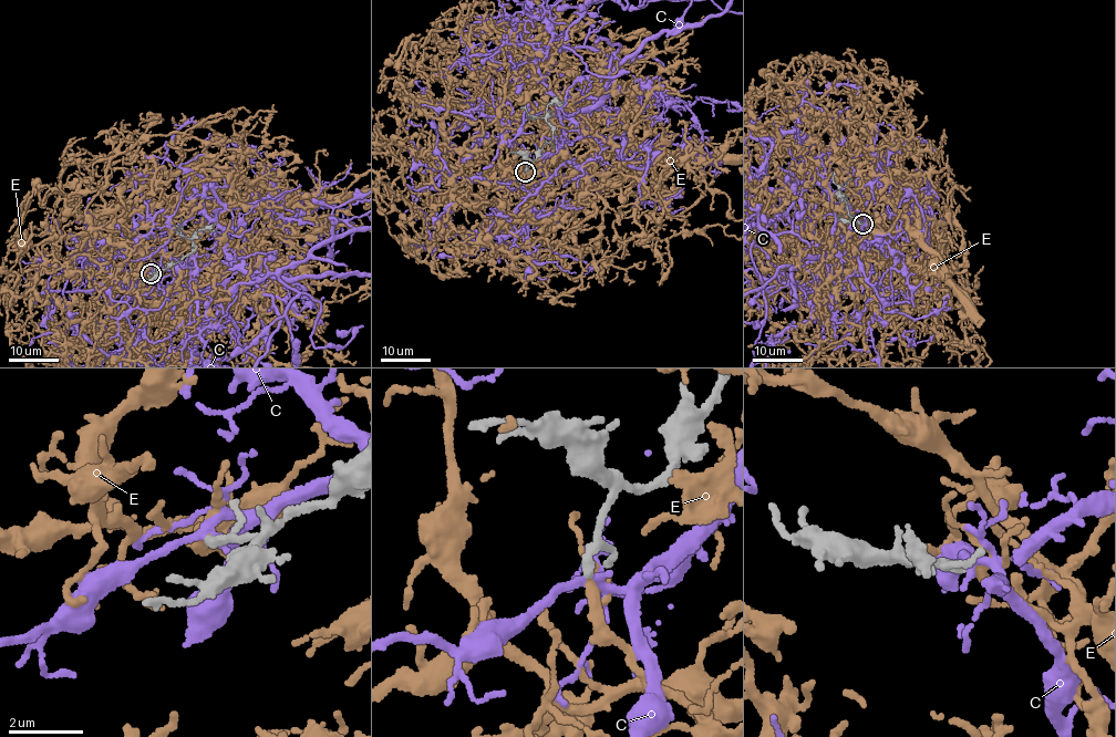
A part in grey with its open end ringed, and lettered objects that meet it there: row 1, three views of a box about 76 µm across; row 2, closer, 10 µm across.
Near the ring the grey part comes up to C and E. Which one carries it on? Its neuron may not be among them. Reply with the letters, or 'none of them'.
E

